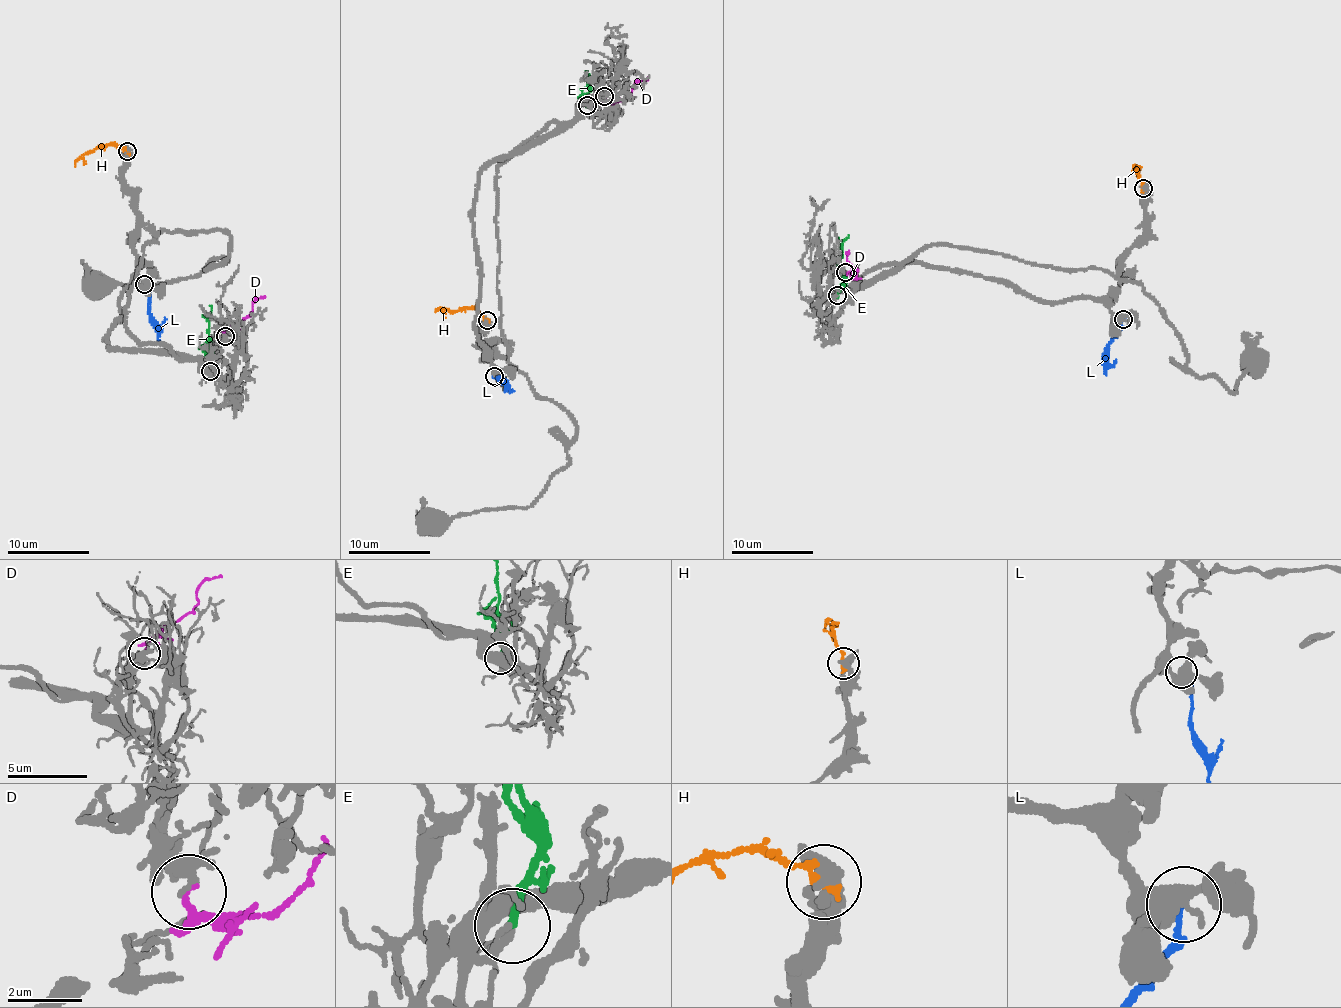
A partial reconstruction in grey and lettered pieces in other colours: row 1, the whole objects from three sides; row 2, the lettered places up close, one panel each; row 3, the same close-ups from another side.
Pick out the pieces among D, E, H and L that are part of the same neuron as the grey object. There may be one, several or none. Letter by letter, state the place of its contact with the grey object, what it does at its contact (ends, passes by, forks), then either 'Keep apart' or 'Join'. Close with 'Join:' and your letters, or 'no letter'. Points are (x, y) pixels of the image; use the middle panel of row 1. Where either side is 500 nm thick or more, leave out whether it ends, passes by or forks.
D: Touches grey at (604, 96). It passes by. Keep apart
E: Touches grey at (587, 105). It ends there. Join
H: Touches grey at (487, 320). Keep apart
L: Touches grey at (494, 376). It ends there. Keep apart
Join: E

